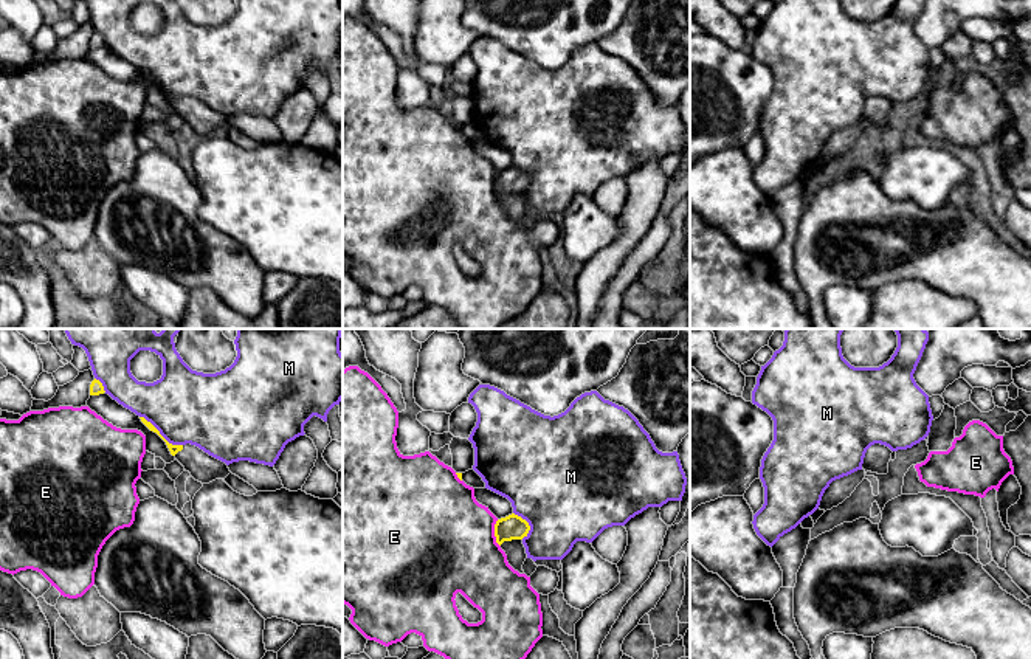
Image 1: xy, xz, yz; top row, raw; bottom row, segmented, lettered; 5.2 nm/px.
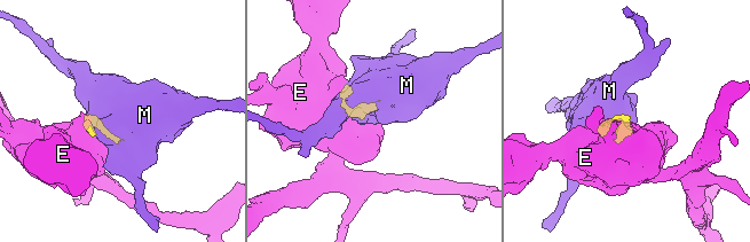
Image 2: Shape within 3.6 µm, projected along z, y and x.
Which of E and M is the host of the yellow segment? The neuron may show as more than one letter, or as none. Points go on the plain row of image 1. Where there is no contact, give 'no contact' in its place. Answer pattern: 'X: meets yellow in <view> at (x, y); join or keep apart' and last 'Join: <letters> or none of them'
E: meets yellow in xz at (495, 186); keep apart
M: meets yellow in xy at (160, 87); keep apart
Join: none of them

